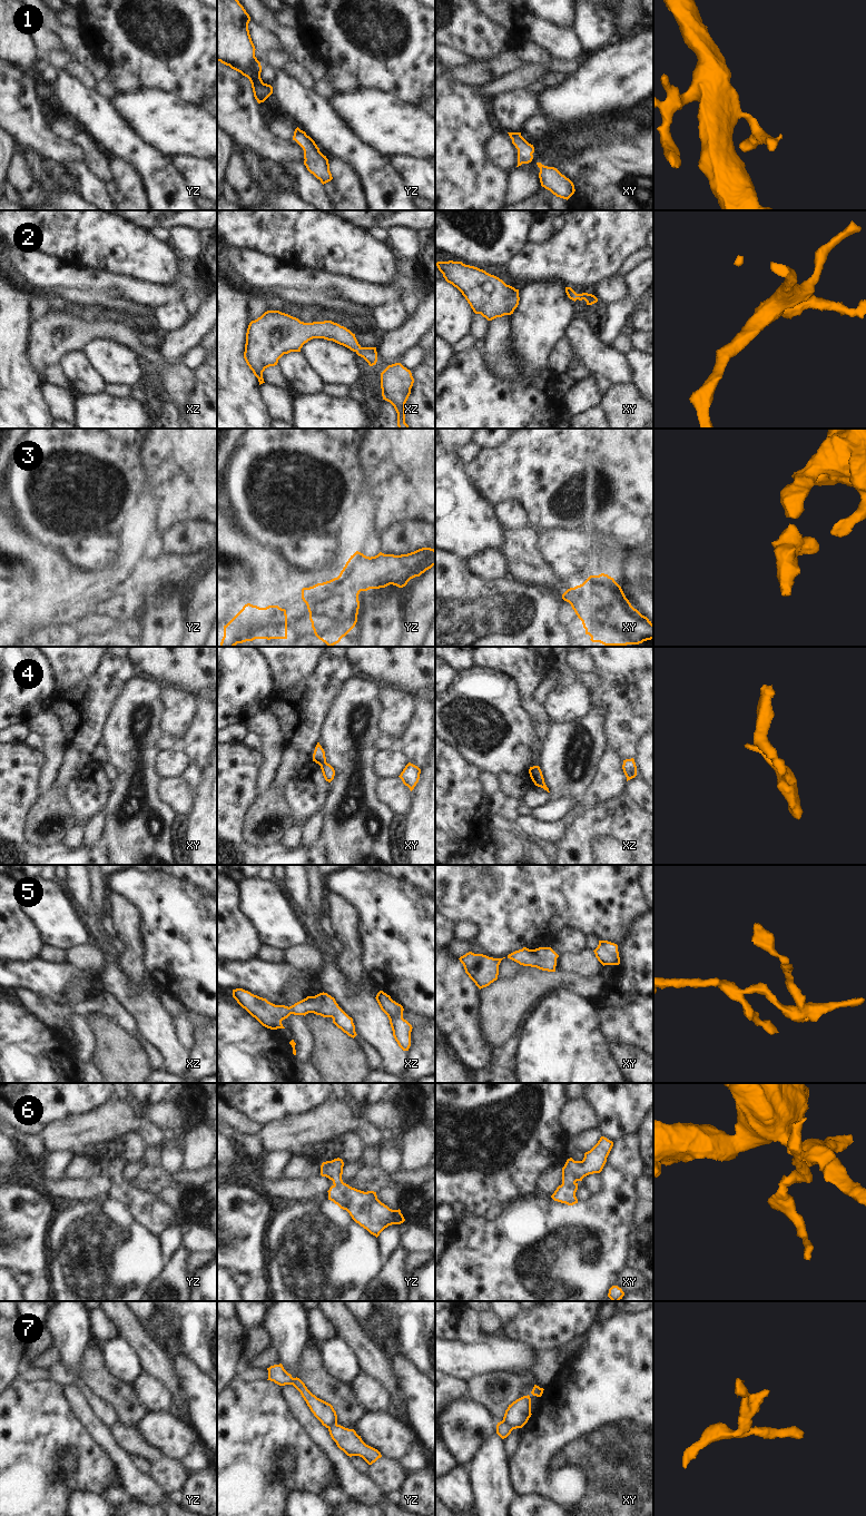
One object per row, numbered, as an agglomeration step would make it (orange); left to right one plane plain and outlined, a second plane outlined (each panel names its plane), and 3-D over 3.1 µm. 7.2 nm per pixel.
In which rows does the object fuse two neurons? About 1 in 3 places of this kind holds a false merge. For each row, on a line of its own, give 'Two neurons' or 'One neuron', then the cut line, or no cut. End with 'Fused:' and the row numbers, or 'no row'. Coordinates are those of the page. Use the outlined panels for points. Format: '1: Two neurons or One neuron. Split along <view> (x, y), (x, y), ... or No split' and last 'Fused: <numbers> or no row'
1: One neuron. No split
2: One neuron. No split
3: One neuron. No split
4: Two neurons. Split along xy (325, 760), (321, 766)
5: One neuron. No split
6: One neuron. No split
7: Two neurons. Split along xy (502, 1420), (512, 1429)
Fused: 4, 7

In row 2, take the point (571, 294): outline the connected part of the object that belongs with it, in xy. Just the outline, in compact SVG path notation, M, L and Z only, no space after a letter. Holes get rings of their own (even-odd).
M565 287L565 293L568 297L574 302L577 299L584 299L587 302L587 305L592 305L598 302L598 298L594 295L588 293L577 294L571 287Z

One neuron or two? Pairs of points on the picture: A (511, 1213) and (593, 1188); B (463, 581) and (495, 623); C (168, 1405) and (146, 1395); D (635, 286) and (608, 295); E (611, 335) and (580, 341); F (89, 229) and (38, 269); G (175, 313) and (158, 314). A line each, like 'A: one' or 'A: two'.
A: two
B: one
C: one
D: two
E: two
F: two
G: one

